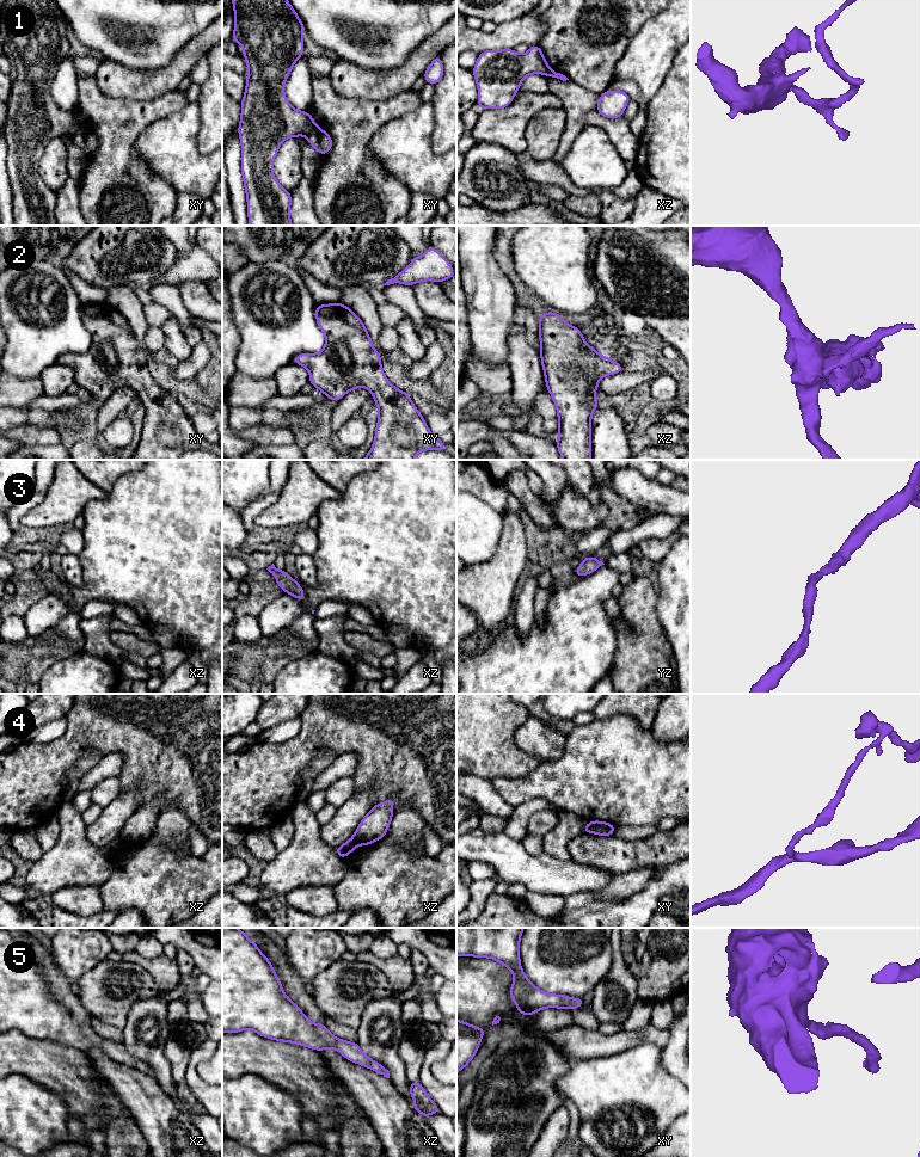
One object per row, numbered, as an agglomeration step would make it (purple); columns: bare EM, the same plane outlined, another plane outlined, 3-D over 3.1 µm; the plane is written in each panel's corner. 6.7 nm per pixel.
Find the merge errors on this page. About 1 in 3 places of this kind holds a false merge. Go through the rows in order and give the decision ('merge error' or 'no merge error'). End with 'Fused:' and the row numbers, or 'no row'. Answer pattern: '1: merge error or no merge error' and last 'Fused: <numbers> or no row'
1: merge error
2: no merge error
3: no merge error
4: merge error
5: no merge error
Fused: 1, 4

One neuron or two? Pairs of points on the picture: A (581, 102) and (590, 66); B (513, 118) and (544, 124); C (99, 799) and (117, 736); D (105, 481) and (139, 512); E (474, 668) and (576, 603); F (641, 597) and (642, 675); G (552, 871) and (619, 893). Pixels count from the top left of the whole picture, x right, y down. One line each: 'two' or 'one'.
A: two
B: two
C: two
D: two
E: one
F: one
G: two

